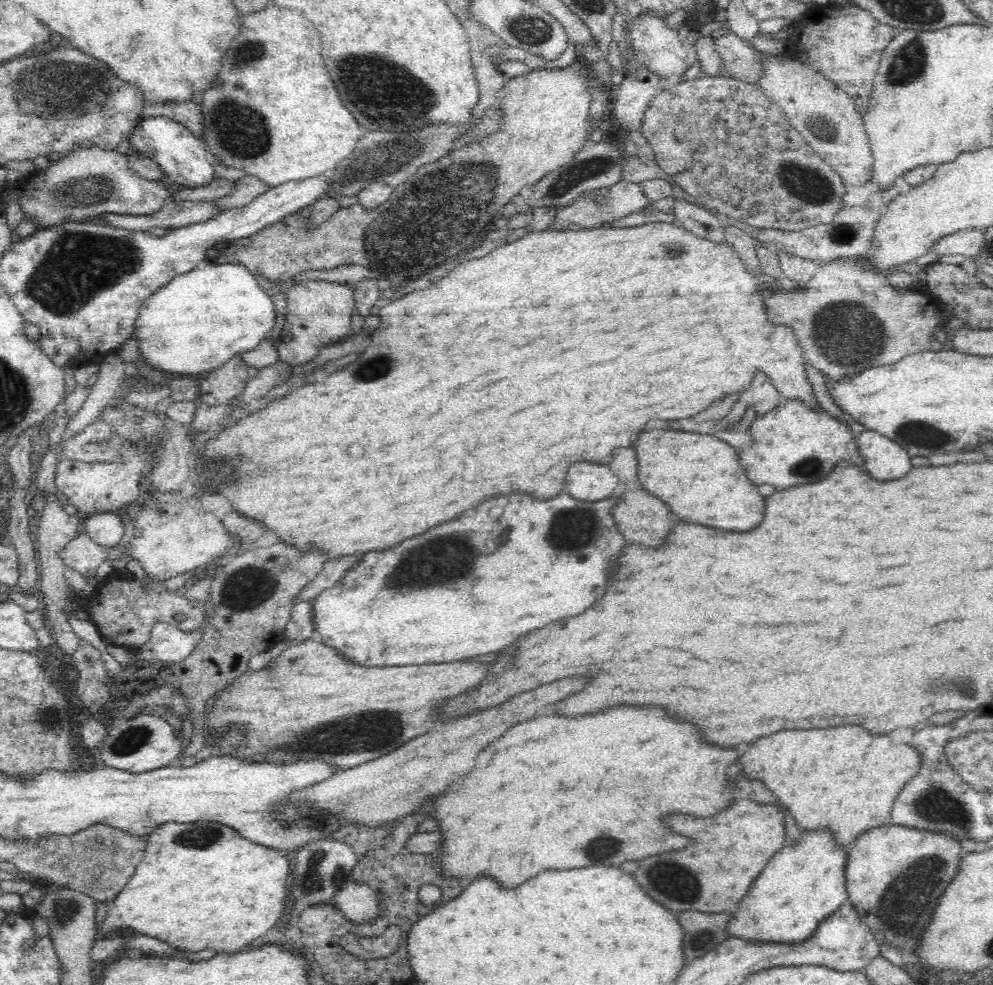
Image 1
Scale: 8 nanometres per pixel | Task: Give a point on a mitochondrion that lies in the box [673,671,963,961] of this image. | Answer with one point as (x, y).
(901, 907)

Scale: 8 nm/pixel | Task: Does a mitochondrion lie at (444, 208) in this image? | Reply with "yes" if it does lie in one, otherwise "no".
yes

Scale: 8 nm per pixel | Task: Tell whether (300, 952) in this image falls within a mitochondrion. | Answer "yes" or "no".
no

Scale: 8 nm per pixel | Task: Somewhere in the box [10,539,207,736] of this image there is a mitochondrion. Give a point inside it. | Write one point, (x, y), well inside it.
(52, 717)

